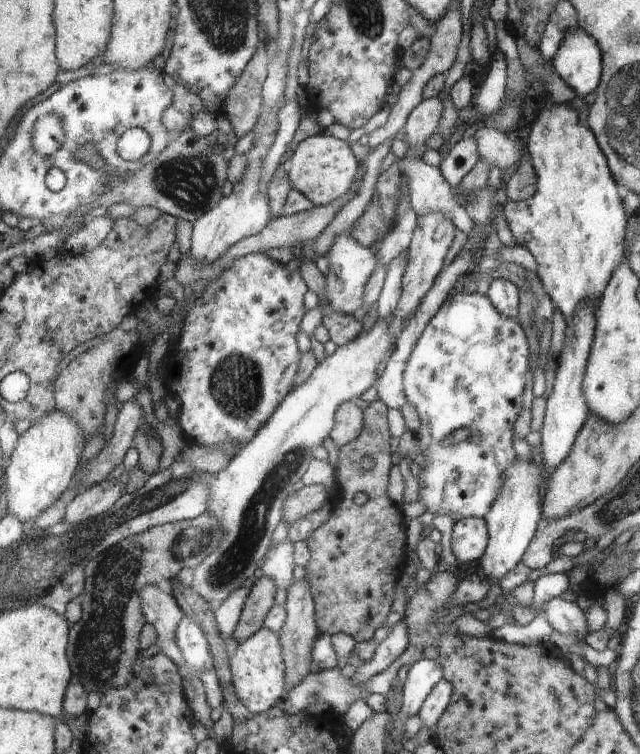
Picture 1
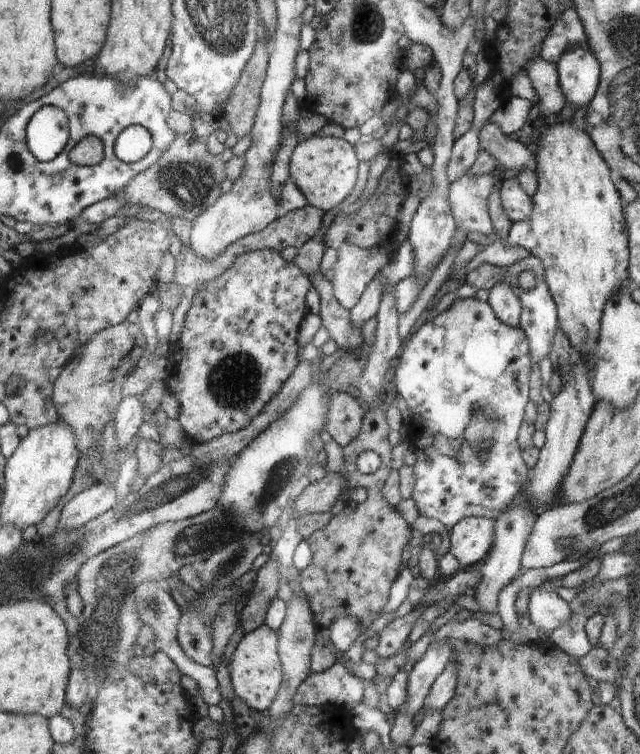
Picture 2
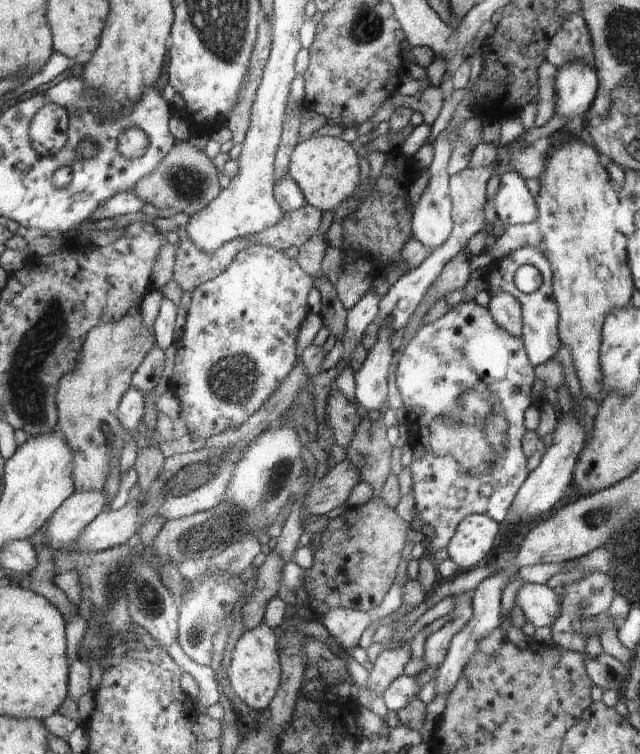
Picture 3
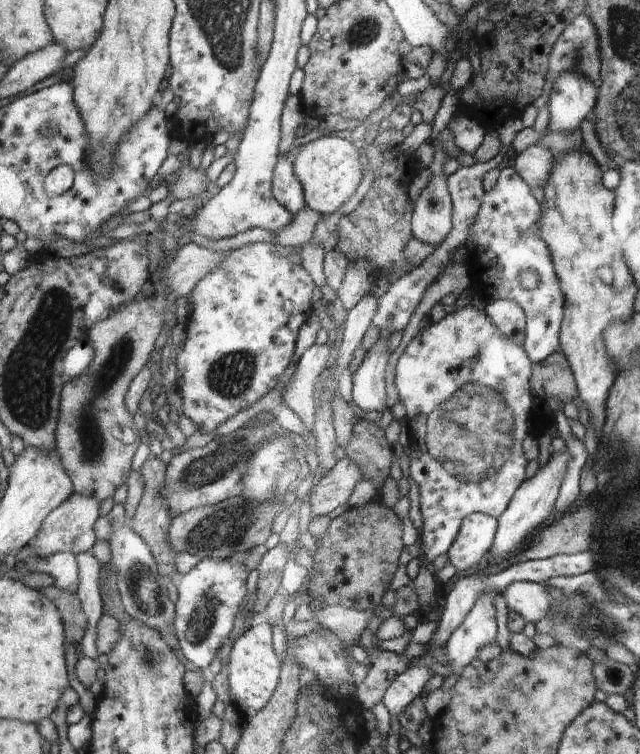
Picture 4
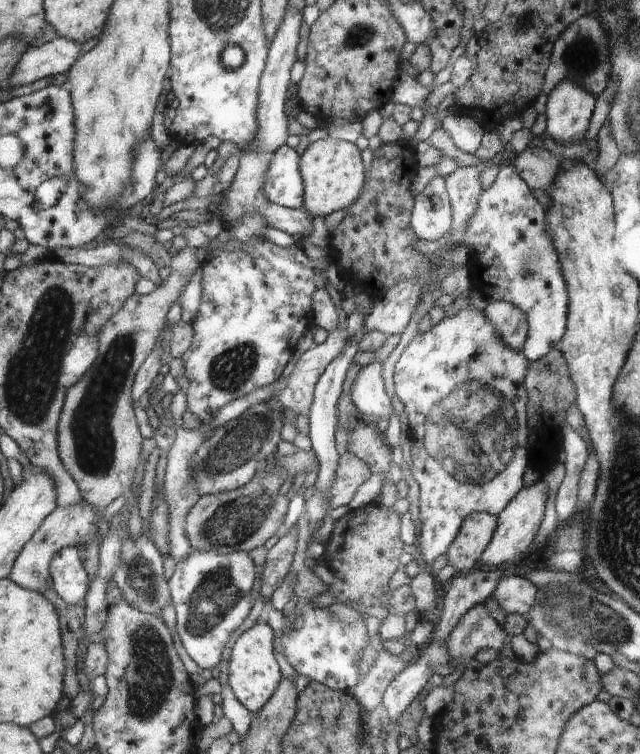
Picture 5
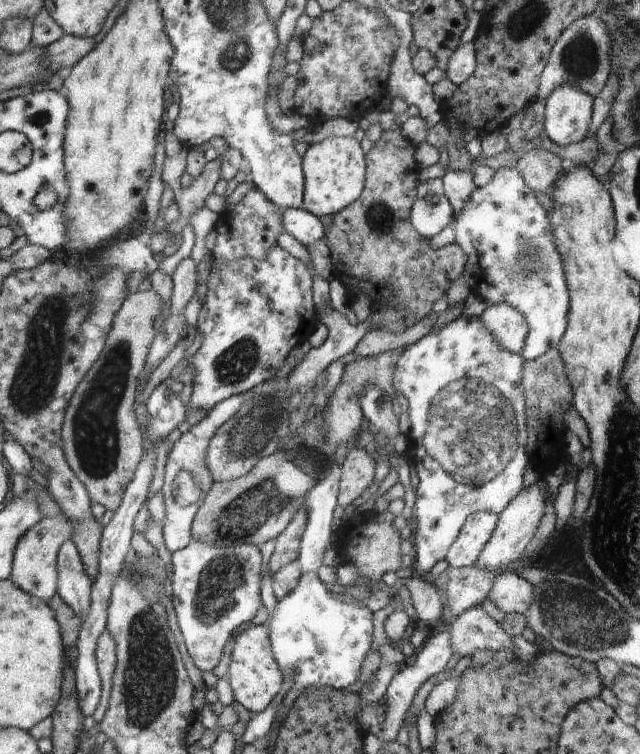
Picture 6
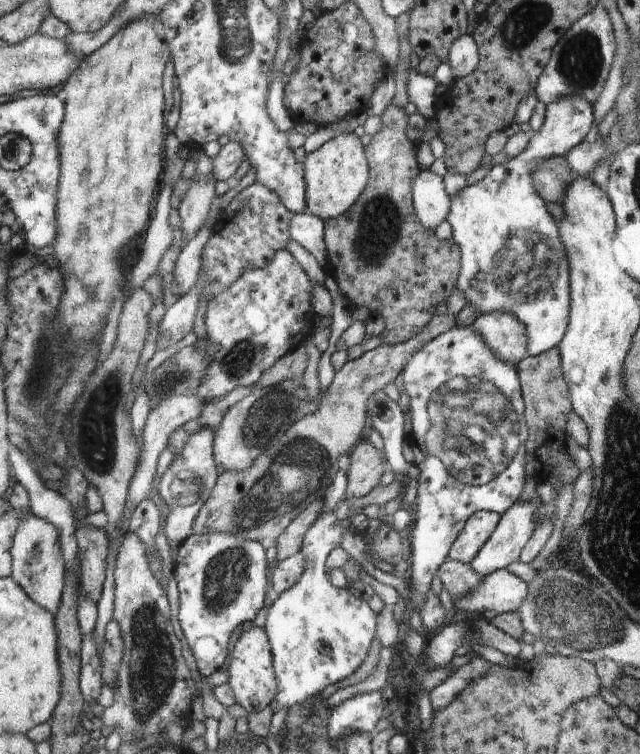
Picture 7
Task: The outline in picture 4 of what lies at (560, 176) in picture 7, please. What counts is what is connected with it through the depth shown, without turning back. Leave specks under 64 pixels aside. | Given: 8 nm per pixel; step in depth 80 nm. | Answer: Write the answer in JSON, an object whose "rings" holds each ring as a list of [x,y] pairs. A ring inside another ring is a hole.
{"rings":[[[536,145],[516,153],[515,157],[516,170],[530,187],[543,188],[555,164],[556,158],[553,154],[548,149]]]}

